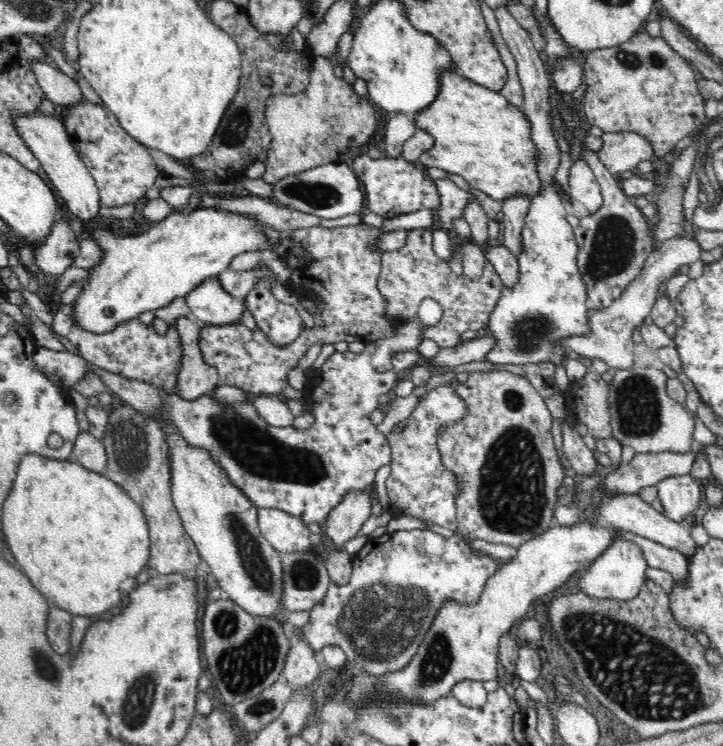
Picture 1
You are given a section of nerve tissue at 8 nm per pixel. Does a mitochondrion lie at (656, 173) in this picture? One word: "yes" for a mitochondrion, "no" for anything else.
no

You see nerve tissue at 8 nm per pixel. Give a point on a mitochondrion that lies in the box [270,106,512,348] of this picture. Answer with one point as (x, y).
(322, 195)

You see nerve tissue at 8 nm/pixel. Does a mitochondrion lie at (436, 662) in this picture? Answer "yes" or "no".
yes

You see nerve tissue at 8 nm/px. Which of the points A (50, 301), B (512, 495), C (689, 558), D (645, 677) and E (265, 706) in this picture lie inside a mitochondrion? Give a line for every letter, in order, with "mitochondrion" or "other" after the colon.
A: other
B: mitochondrion
C: other
D: mitochondrion
E: mitochondrion

